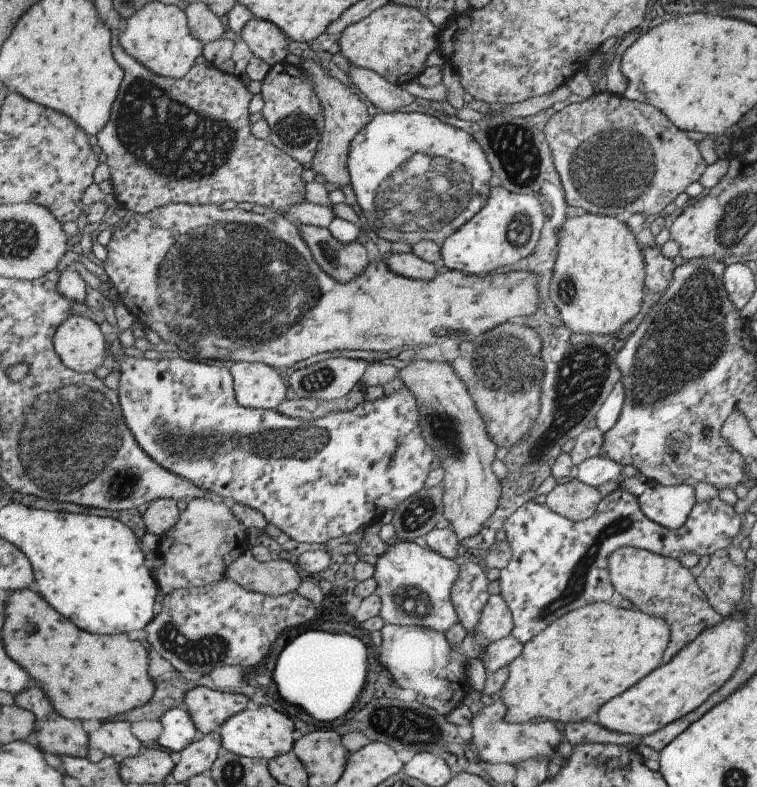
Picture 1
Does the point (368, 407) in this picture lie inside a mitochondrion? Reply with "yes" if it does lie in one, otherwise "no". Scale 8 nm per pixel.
no

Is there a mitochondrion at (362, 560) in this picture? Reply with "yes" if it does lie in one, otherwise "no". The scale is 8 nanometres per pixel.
no

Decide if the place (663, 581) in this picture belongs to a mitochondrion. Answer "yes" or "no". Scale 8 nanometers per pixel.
no

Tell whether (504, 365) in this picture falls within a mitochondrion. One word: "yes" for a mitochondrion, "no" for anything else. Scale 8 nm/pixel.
yes

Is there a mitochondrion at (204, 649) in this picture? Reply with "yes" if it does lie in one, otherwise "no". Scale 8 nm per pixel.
yes

